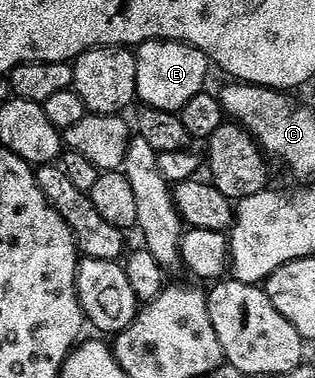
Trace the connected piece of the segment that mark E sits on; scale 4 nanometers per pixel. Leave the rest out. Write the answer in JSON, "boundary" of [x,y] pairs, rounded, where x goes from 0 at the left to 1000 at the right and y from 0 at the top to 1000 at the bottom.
{"boundary":[[[486,103],[448,114],[432,127],[435,270],[483,288],[575,299],[584,278],[610,267],[610,257],[657,238],[654,206],[667,188],[673,190],[667,159],[610,119],[562,114],[543,103]]]}

